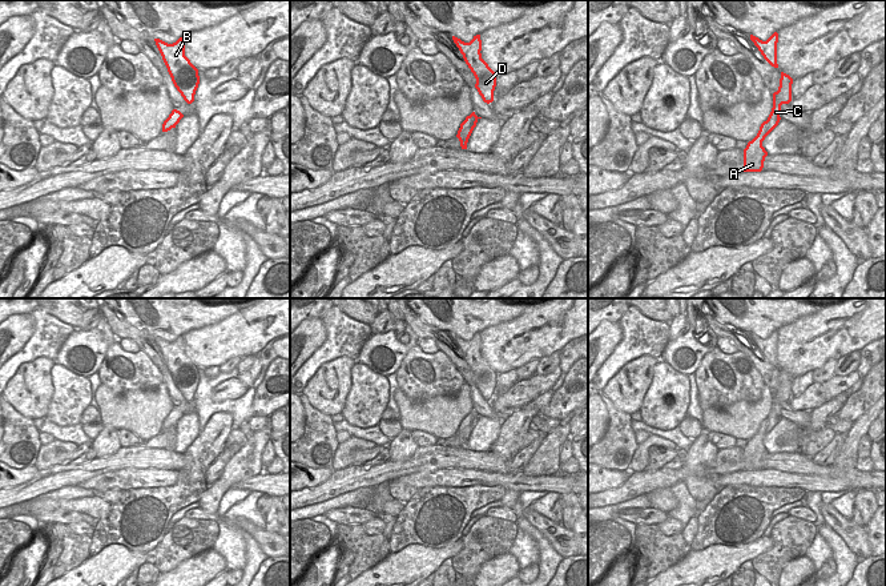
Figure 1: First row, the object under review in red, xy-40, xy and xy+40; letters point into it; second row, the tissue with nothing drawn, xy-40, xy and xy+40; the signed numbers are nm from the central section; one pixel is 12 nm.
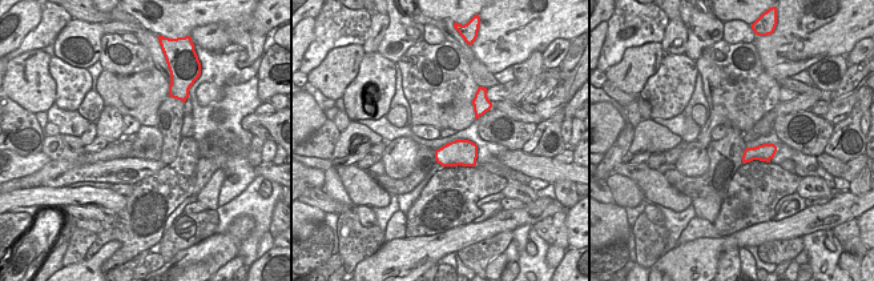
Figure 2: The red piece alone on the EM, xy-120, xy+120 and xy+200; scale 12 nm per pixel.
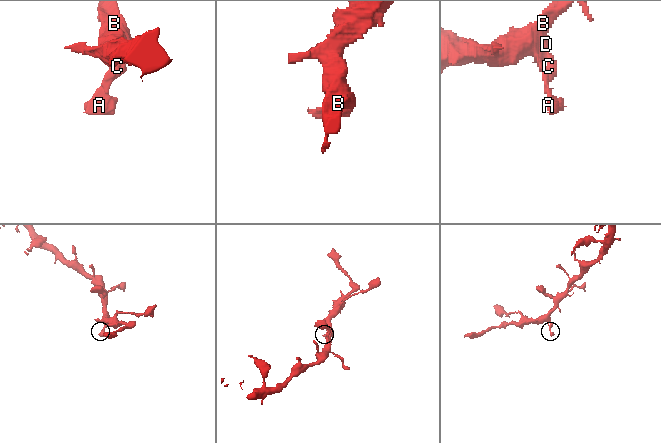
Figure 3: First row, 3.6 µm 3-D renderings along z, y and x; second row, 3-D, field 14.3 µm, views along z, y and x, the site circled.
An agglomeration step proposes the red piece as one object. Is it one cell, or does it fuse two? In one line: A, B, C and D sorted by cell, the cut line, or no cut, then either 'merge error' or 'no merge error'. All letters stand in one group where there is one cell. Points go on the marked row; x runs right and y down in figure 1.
groups A B C D; cut none; no merge error

